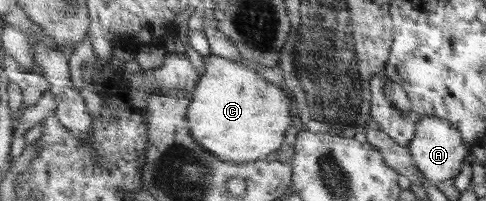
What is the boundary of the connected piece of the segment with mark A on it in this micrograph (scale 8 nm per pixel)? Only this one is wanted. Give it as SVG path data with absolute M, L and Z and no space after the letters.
M423 116L419 122L415 123L415 136L407 148L413 157L415 166L425 178L431 182L438 182L454 179L459 174L463 160L467 156L467 148L463 144L458 129L447 119L443 120L438 116Z

